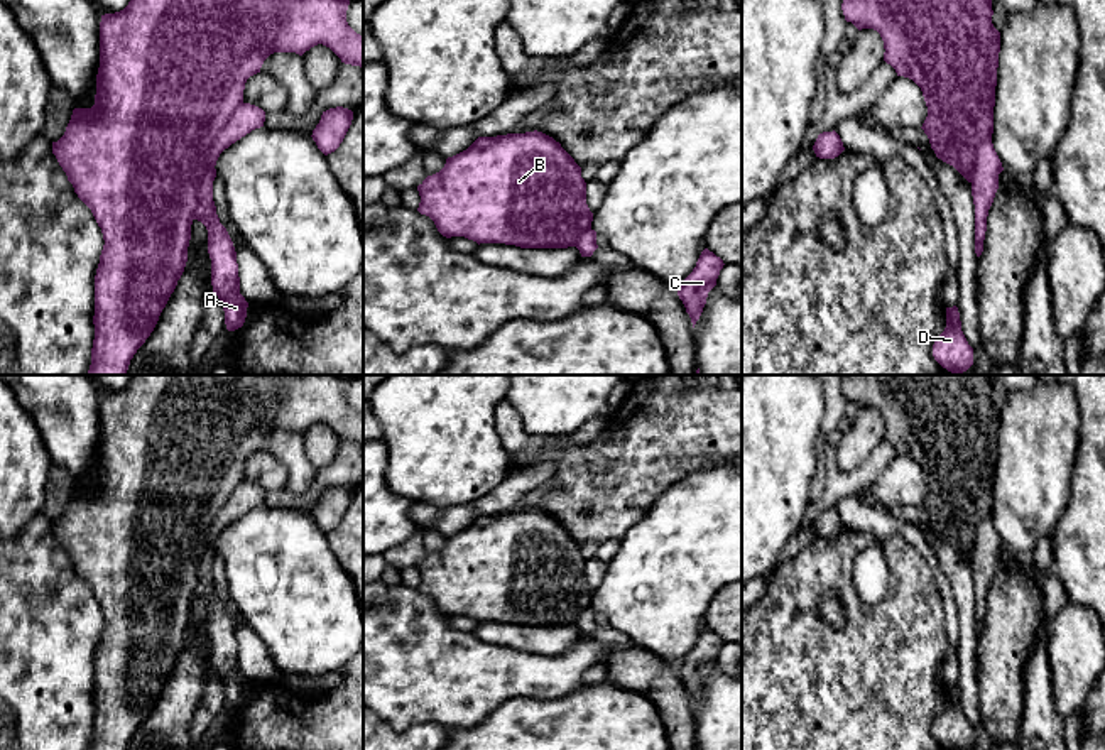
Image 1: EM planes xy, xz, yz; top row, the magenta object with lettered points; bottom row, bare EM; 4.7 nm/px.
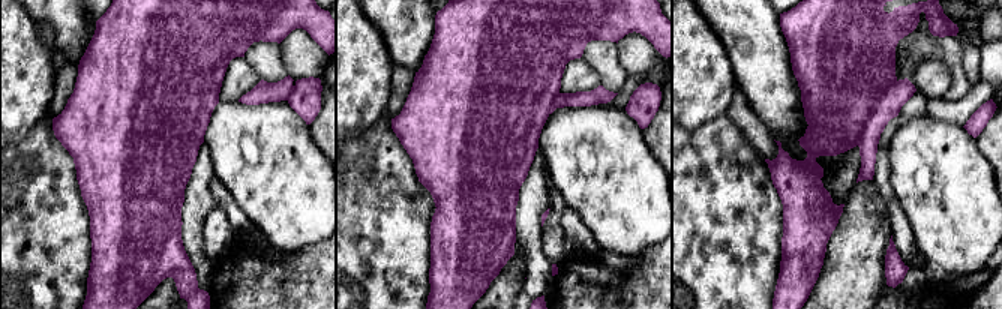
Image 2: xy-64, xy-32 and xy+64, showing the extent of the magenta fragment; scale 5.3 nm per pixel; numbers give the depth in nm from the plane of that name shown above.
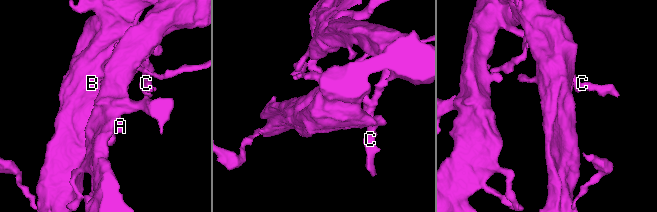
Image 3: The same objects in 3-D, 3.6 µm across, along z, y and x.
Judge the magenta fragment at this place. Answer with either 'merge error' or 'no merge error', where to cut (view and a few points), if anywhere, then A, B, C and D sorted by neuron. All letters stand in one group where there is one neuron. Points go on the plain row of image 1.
merge error | xy (242, 478), (208, 531), (191, 597) | A / B C D

